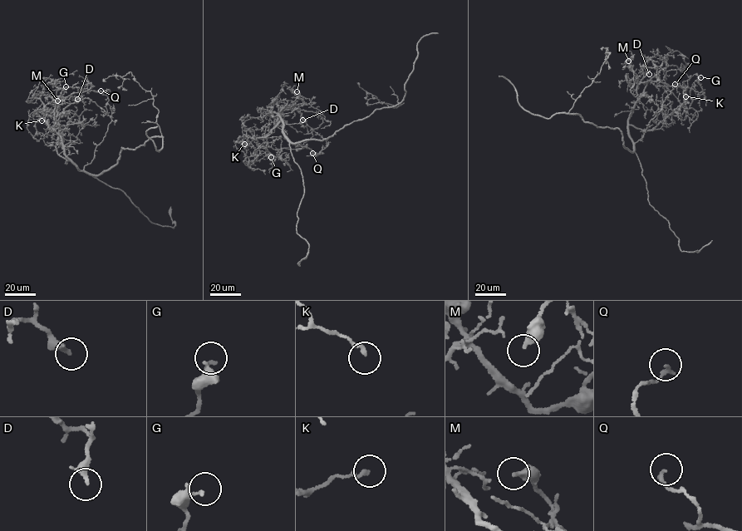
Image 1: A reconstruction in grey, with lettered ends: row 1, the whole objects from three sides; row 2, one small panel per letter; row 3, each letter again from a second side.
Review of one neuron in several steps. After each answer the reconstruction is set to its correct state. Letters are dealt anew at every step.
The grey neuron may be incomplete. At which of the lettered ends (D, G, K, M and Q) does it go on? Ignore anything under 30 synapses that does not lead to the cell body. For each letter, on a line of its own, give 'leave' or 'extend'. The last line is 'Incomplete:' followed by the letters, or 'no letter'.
D: leave
G: leave
K: leave
M: leave
Q: leave
Incomplete: no letter

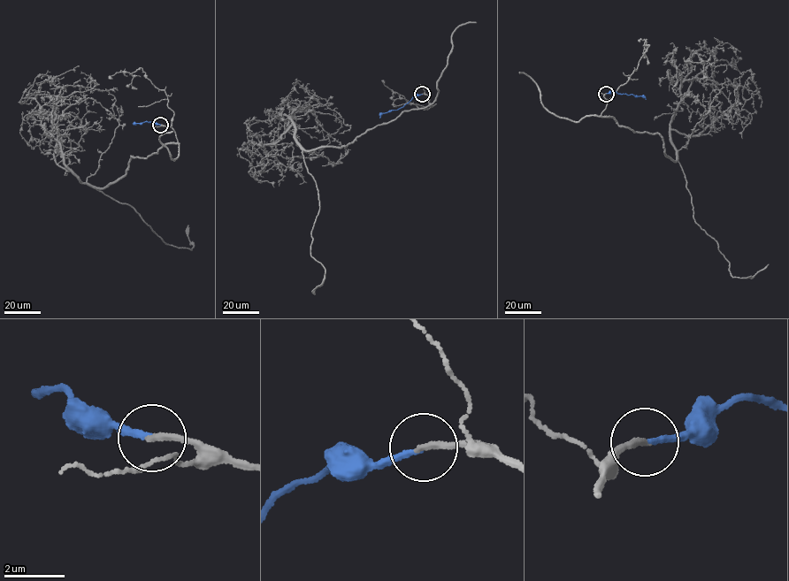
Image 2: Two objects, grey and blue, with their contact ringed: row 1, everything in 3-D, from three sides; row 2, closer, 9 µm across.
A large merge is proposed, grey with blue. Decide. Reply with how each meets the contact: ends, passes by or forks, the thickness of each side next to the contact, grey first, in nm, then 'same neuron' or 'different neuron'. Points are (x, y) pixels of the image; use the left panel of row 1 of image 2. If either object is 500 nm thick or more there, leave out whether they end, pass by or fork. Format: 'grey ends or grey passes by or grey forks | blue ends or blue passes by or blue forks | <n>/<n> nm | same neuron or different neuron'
grey ends | blue ends | 220/170 nm | same neuron

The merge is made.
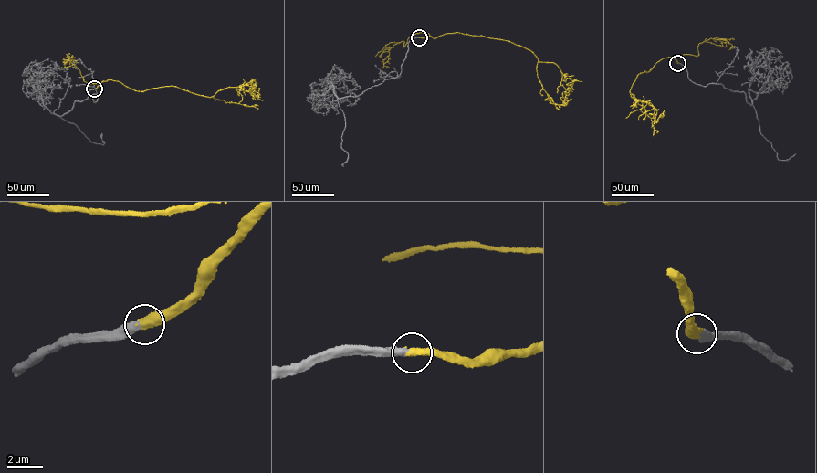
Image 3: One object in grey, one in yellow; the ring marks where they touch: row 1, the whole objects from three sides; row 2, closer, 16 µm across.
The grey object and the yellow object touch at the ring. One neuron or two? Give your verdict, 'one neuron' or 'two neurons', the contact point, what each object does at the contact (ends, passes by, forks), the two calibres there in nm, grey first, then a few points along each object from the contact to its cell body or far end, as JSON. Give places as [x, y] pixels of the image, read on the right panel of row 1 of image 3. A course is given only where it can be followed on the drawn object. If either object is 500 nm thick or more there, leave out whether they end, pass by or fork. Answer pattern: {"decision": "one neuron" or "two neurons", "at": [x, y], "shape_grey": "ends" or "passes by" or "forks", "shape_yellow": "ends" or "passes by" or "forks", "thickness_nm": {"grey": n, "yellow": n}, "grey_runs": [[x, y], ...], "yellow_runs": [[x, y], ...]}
{"decision": "one neuron", "at": [677, 63], "thickness_nm": {"grey": 400, "yellow": 500}, "grey_runs": [[677, 63], [691, 81], [742, 91], [751, 104], [749, 84], [756, 67], [780, 67], [783, 89]], "yellow_runs": [[677, 63], [675, 57], [663, 58], [639, 74], [630, 90], [632, 97], [653, 106], [654, 122], [657, 119]]}

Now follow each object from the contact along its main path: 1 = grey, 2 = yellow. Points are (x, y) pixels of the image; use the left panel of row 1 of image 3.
1: (94, 89), (96, 102), (75, 100), (61, 115), (44, 105), (39, 79), (26, 80), (41, 95)
2: (94, 89), (110, 79), (143, 92), (171, 86), (210, 97), (251, 83), (251, 94), (256, 97), (258, 90)

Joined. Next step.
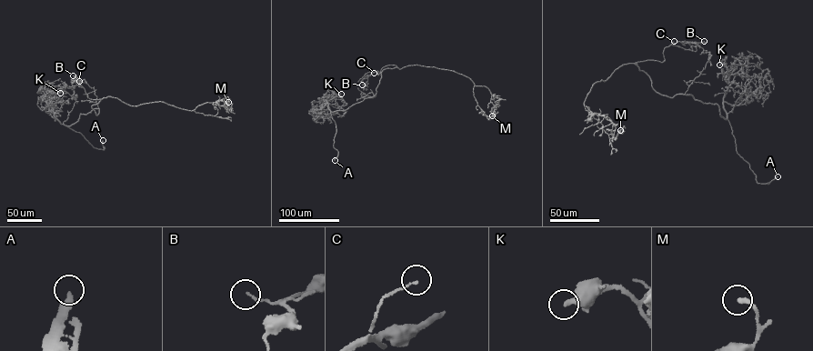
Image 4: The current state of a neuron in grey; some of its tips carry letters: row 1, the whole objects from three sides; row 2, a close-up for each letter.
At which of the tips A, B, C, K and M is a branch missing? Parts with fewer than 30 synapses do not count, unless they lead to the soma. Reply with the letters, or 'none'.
A, K

